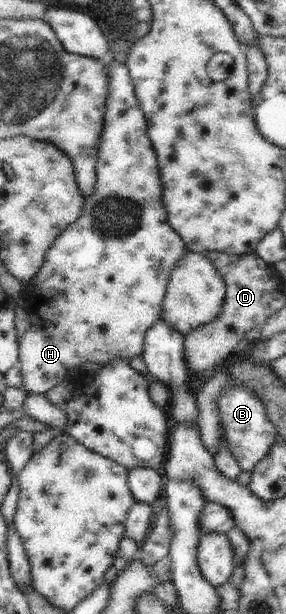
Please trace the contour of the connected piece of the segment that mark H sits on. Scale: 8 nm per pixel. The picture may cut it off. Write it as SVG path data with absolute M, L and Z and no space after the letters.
M109 58L106 62L107 71L107 100L105 101L105 114L103 117L103 130L100 134L99 148L97 152L97 166L95 167L96 185L89 198L85 198L80 217L73 224L70 224L50 246L46 252L44 263L33 281L24 283L24 293L20 299L23 308L27 308L32 316L29 318L30 328L18 340L19 345L19 364L23 390L30 395L46 395L53 387L59 386L66 376L73 370L78 369L85 362L95 362L106 365L113 360L128 360L134 357L141 357L144 349L144 338L148 328L153 326L158 320L161 320L163 314L163 299L167 290L167 285L172 273L172 268L188 252L186 244L182 238L172 229L168 223L166 208L162 203L162 184L160 183L159 167L157 164L157 155L152 147L152 142L147 134L148 124L145 120L142 108L134 93L134 86L129 76L126 64Z

